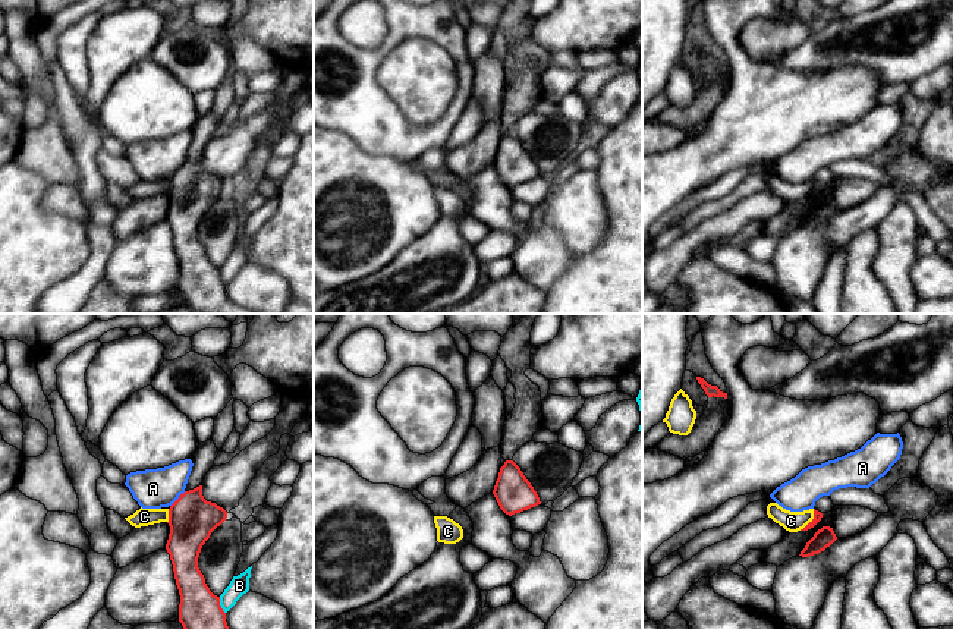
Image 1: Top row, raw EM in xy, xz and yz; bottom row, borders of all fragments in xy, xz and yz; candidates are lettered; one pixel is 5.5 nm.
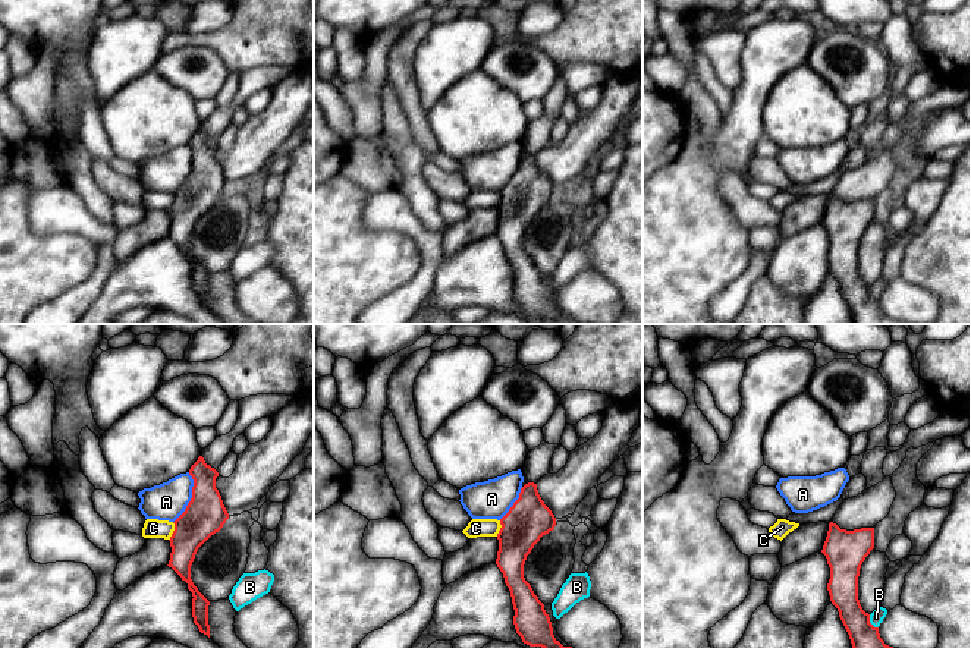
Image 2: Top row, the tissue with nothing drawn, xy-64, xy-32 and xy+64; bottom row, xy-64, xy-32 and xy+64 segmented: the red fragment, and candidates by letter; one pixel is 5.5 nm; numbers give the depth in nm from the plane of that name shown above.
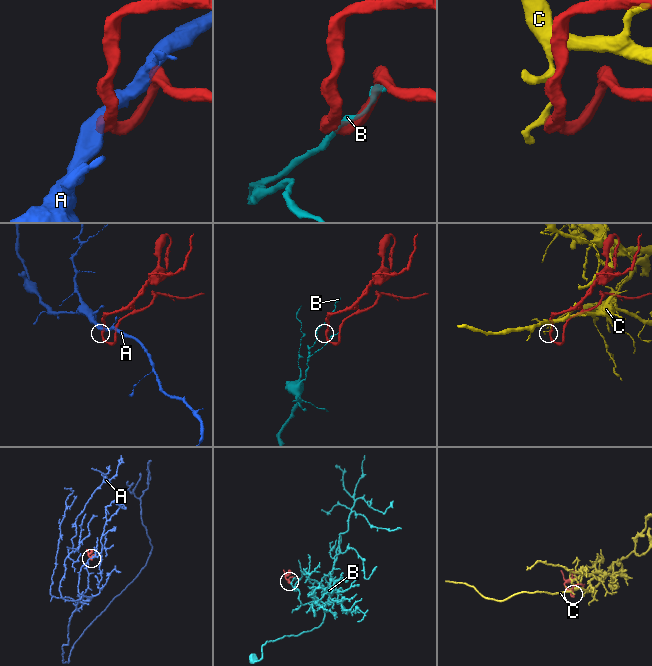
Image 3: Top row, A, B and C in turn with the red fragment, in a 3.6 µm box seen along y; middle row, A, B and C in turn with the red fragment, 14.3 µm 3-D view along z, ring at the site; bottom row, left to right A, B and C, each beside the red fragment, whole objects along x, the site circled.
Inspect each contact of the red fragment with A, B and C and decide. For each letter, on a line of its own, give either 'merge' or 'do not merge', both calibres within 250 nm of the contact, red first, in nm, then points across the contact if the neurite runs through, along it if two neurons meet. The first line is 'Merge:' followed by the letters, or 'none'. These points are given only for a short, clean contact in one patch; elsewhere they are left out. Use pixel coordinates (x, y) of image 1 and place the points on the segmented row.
Merge: none
A: do not merge | 260/220 nm
B: do not merge | 220/110 nm | along xy (219, 597), (219, 604), (225, 613)
C: do not merge | 50/110 nm

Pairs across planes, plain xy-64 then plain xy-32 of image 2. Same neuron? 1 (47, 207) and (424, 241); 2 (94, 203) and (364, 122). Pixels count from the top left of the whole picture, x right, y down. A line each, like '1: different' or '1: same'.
1: same
2: different

